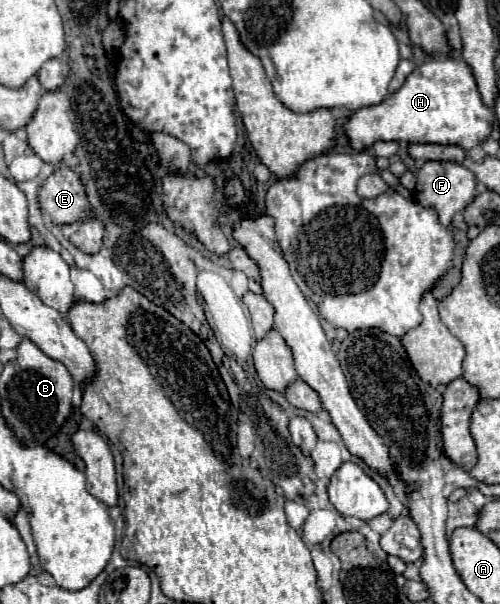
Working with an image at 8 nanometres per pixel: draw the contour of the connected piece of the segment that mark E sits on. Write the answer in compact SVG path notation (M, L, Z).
M60 165L38 191L40 207L52 217L56 225L78 223L88 211L86 185L74 169Z

